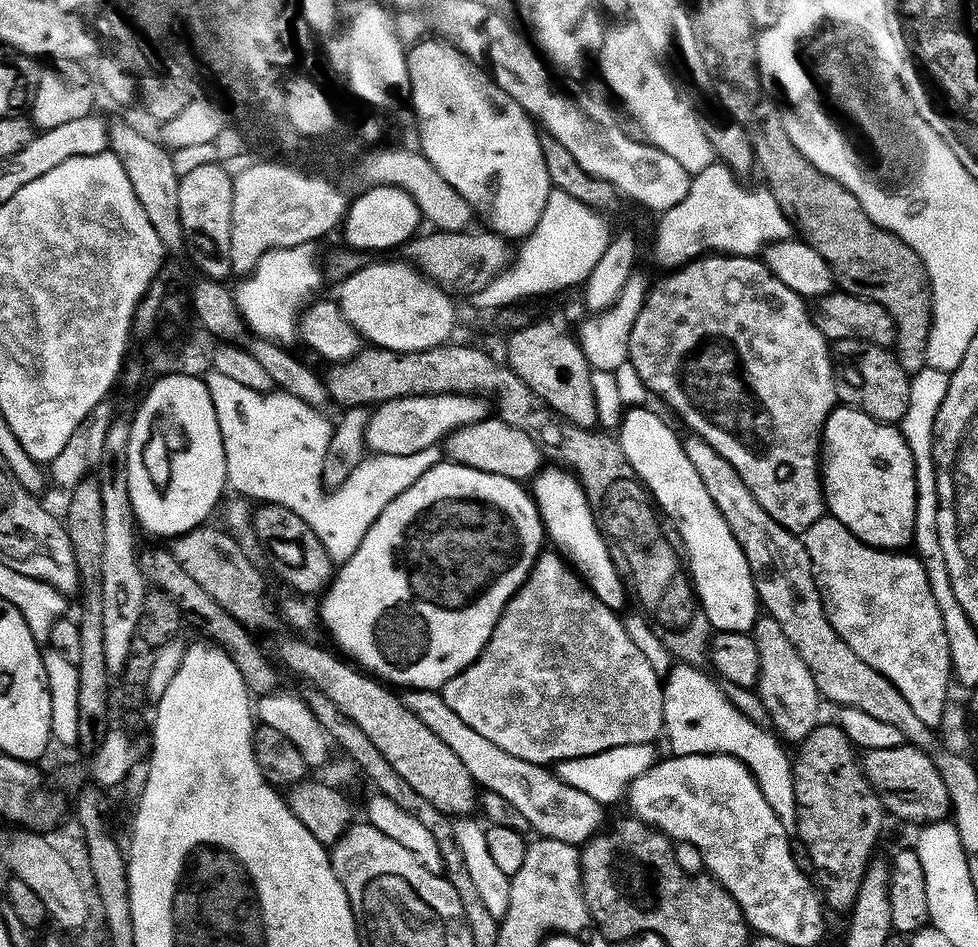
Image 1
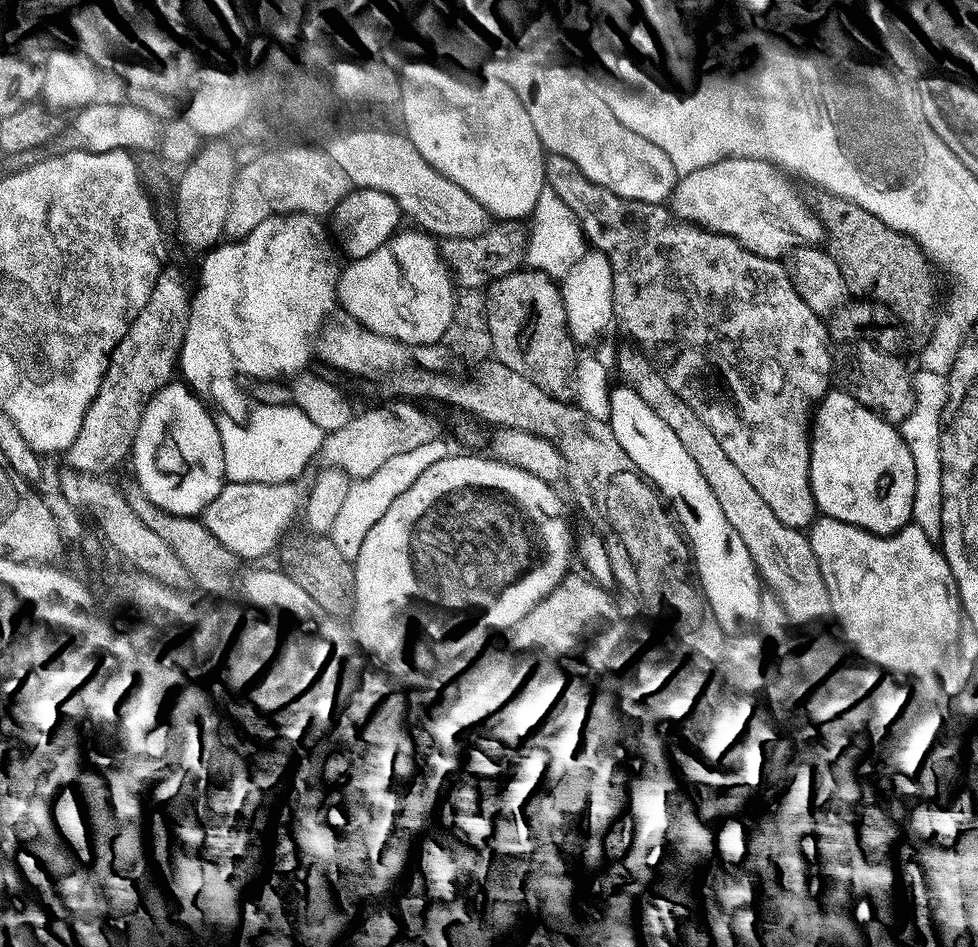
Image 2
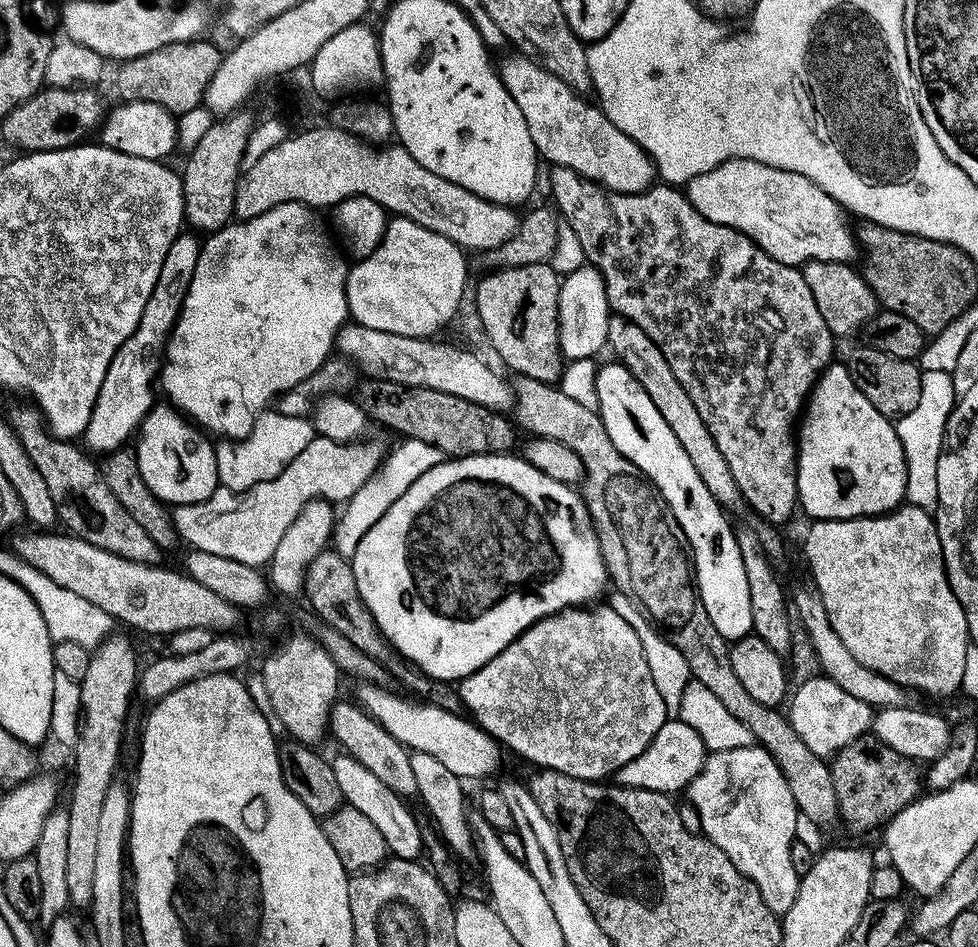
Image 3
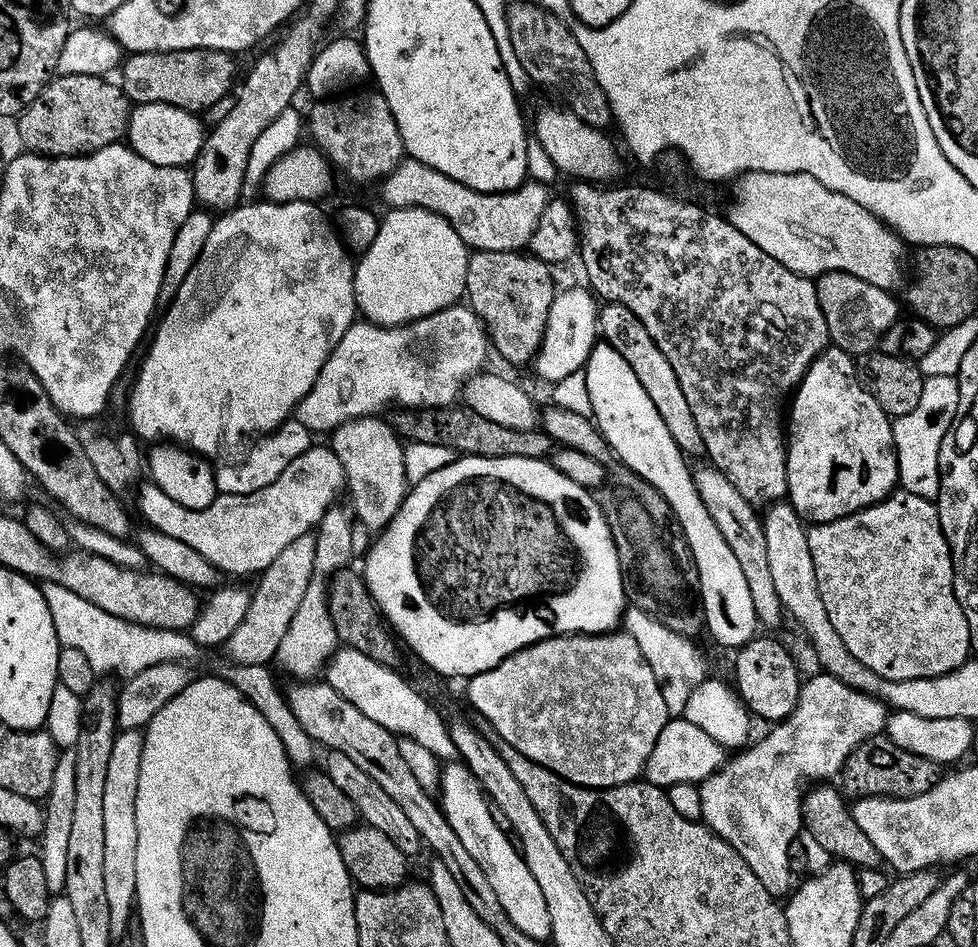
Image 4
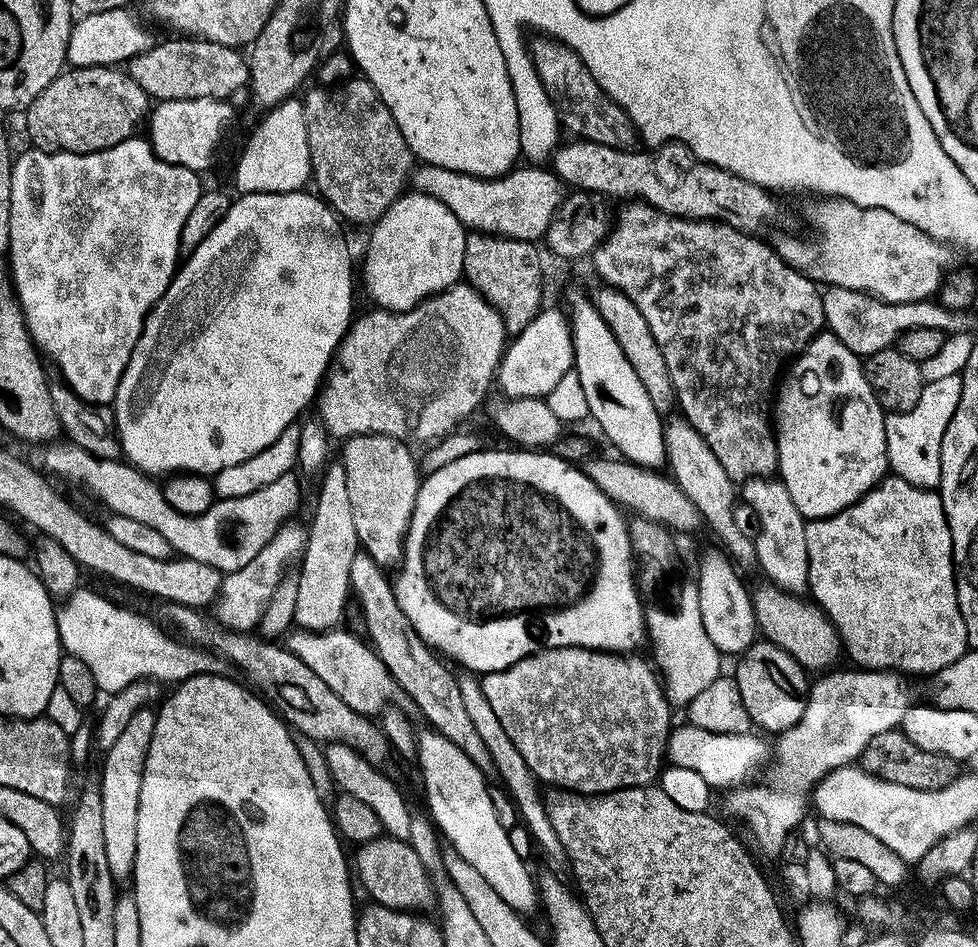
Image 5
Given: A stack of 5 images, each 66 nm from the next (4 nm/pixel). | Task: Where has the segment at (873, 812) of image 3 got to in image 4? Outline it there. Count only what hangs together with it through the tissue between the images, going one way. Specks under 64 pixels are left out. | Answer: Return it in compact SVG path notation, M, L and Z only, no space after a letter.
M887 734L871 736L866 742L856 745L856 749L848 755L848 760L842 769L842 780L848 783L848 788L852 792L857 792L857 797L865 796L917 796L926 794L942 779L941 765L934 763L930 758L922 758L910 750L902 750L890 739Z

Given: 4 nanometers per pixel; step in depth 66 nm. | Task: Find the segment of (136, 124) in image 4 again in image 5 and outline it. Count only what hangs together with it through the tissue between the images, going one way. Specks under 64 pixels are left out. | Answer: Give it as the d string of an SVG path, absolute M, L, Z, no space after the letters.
M161 100L151 109L146 121L147 139L158 158L171 164L188 168L191 172L204 174L212 164L224 131L232 124L232 108L228 100Z

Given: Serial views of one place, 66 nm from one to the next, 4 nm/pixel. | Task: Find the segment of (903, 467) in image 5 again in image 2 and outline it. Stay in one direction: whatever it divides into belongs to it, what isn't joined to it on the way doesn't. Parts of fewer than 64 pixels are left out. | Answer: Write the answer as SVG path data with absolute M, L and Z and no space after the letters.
M920 368L912 377L914 382L914 410L899 425L900 435L914 458L914 506L911 523L917 524L929 538L940 535L942 522L942 464L940 462L940 433L948 407L948 378Z

